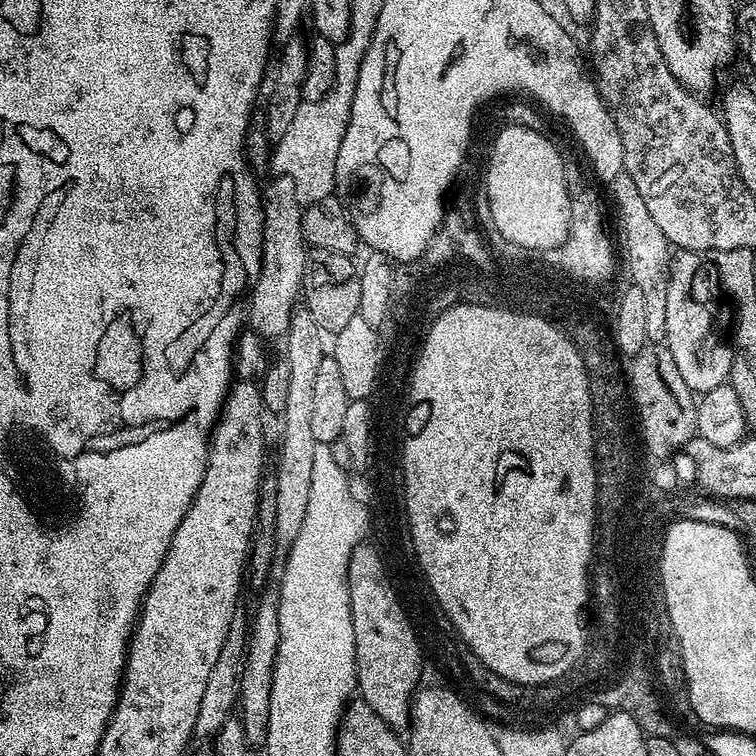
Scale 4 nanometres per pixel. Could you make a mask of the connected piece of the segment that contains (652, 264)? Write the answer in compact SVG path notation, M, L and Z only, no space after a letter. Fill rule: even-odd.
M627 174L616 176L611 180L610 188L612 200L616 203L616 224L620 227L618 252L622 257L623 267L628 267L627 279L634 286L638 286L638 290L642 290L646 305L646 338L649 342L663 341L666 337L666 282L674 249L668 243L666 234L658 230L638 186L634 186L634 178Z

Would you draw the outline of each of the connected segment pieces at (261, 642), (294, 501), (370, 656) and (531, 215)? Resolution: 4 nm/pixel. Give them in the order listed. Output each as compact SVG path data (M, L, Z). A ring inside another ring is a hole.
M265 587L259 593L259 596L260 601L256 604L256 616L254 612L248 629L248 649L244 655L244 669L240 679L240 699L238 701L238 719L244 726L244 733L249 745L252 746L257 746L256 744L263 745L268 734L272 675L276 665L276 647L280 637L278 634L279 587Z
M303 306L297 307L290 318L288 334L283 341L283 359L289 364L290 392L286 408L282 413L284 437L280 440L280 461L276 464L276 547L280 550L291 548L298 530L302 528L302 518L306 518L306 505L310 503L310 482L314 475L314 430L310 421L314 419L314 381L318 378L318 366L326 354L326 340L320 327L314 322L314 314Z
M361 542L350 554L348 567L348 593L350 594L350 618L354 622L354 650L356 651L356 686L359 699L382 718L394 730L407 729L412 719L411 694L412 684L416 684L420 677L416 672L416 665L421 658L421 637L418 628L412 625L392 580L388 577L388 568L384 565L384 556L375 548L372 542Z
M511 124L496 132L492 153L488 156L488 212L492 215L492 224L502 239L517 244L520 250L530 246L541 250L546 246L558 247L568 237L564 228L570 229L568 198L564 200L564 180L560 177L560 160L556 160L556 153L561 149L552 152L553 141L549 137L524 124Z

